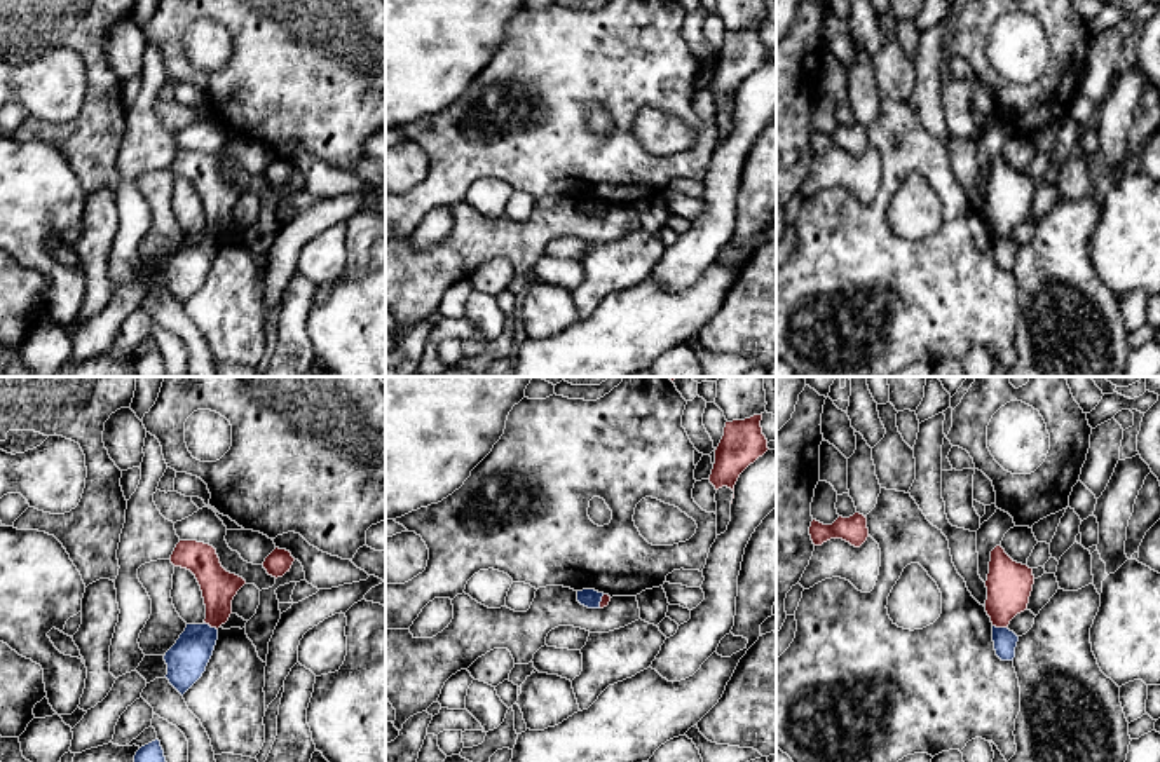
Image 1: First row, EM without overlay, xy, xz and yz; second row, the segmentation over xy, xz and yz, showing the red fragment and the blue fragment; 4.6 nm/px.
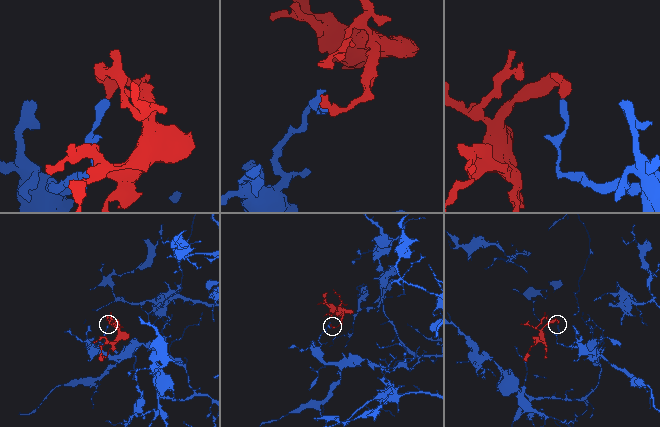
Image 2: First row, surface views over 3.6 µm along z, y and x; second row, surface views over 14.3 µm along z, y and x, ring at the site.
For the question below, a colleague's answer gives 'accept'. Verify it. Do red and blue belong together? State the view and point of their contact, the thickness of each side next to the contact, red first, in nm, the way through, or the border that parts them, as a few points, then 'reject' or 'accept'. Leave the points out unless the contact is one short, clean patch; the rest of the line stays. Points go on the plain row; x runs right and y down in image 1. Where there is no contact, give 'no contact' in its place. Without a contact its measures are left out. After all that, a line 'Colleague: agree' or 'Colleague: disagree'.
meets red in yz at (1000, 236); 220 nm thick on the red side, 110 nm on the other; border along yz (993, 234), (1007, 238); reject
Colleague: disagree

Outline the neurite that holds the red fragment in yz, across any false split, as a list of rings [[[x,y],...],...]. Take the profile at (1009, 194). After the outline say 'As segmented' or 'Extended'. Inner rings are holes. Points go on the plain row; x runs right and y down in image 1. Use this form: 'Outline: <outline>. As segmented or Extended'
Outline: [[[1001,155],[991,160],[986,221],[993,235],[1008,237],[1027,218],[1033,194],[1033,178],[1013,171]]]. As segmented

